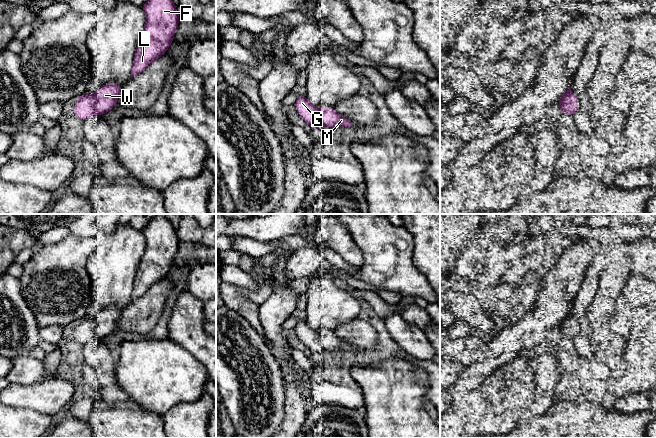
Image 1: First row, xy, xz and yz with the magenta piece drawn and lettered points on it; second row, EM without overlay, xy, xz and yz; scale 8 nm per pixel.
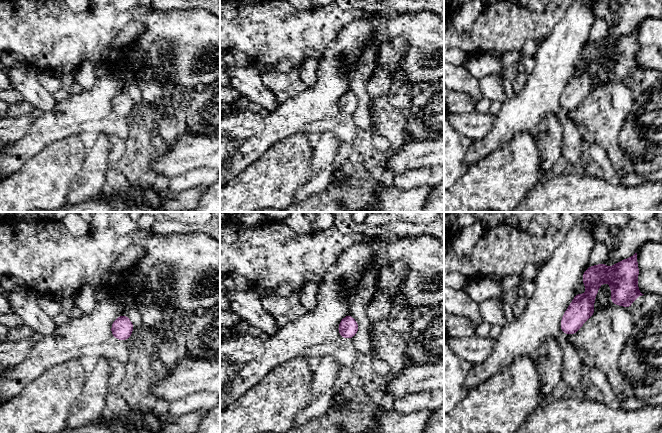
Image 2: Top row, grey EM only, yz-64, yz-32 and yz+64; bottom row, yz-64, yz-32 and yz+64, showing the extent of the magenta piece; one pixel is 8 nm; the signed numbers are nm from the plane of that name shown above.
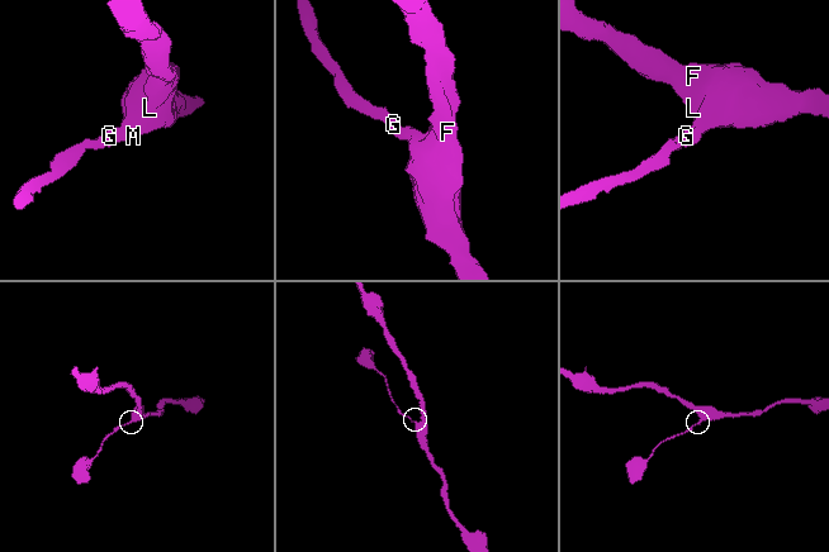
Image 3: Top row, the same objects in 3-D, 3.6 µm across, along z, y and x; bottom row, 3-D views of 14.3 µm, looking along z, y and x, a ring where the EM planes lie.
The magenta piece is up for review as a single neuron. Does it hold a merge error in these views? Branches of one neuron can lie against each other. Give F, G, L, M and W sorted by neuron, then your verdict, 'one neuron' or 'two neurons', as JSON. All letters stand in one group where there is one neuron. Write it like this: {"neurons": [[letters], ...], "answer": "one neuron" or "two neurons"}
{"neurons": [["F", "G", "L", "M", "W"]], "answer": "one neuron"}

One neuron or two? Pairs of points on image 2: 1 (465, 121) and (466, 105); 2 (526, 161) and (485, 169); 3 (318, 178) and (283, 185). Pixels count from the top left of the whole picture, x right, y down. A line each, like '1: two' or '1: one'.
1: two
2: one
3: two

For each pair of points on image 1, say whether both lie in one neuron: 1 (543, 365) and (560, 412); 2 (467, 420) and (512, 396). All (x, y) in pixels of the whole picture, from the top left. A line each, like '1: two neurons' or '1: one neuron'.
1: two neurons
2: one neuron

